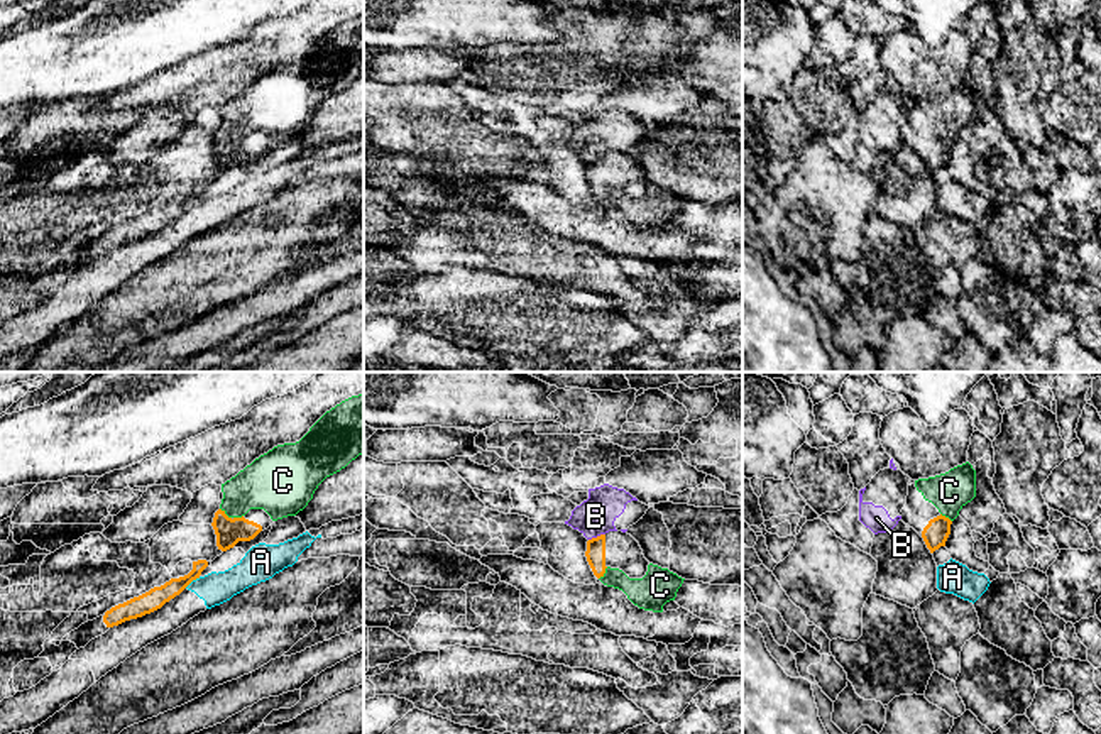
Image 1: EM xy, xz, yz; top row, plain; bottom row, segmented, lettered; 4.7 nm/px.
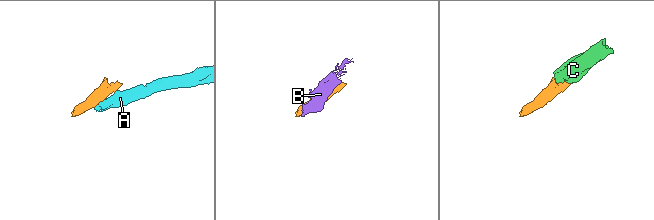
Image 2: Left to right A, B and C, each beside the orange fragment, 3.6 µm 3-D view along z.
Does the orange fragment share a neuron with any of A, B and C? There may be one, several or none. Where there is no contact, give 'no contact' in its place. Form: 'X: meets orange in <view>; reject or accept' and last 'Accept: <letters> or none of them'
A: meets orange in xy; reject
B: meets orange in xz; reject
C: meets orange in xz; accept
Accept: C

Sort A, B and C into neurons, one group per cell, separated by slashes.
A / B / C

